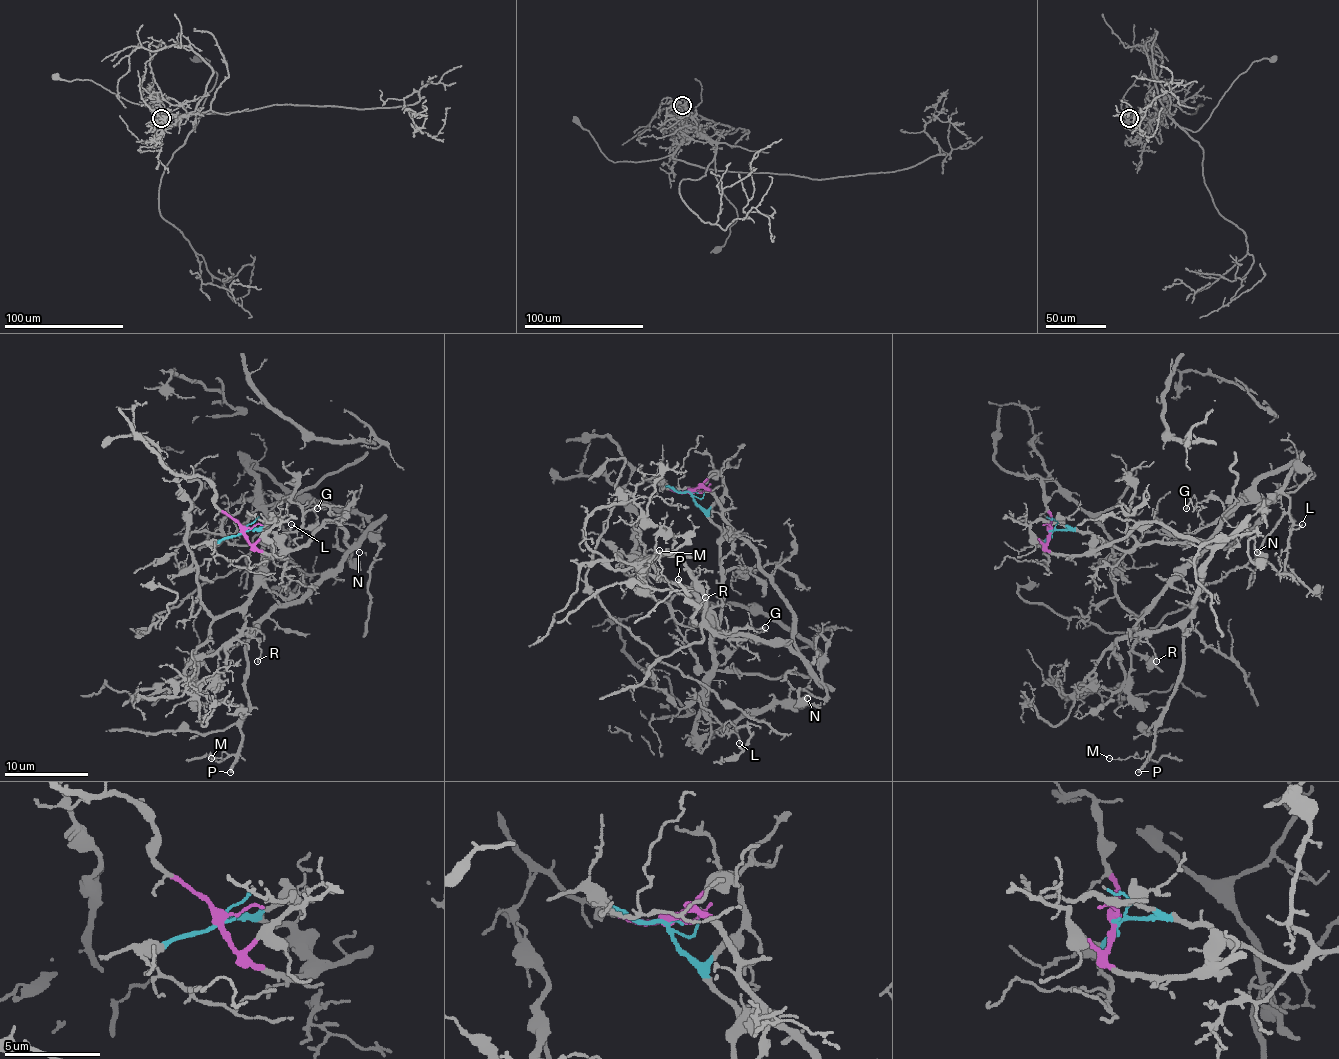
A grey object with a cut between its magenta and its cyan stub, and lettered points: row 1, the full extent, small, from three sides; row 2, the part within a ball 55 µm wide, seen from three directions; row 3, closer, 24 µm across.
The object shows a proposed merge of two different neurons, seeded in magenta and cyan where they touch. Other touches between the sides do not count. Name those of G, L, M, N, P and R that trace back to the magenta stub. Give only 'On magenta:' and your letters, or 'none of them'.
On magenta: M, N, P

